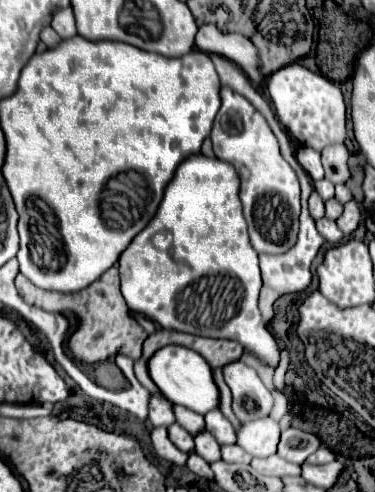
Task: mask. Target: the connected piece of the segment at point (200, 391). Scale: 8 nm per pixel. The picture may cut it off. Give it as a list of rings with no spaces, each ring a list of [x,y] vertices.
[[[164,346],[154,352],[154,356],[148,360],[148,374],[152,382],[160,388],[162,396],[166,396],[170,402],[192,408],[200,414],[206,414],[208,410],[218,406],[218,388],[212,380],[212,370],[208,362],[194,350],[184,346]]]

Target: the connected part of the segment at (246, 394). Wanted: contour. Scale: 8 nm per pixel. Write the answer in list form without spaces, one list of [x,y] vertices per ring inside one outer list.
[[[242,360],[222,366],[224,382],[232,390],[232,410],[240,422],[264,418],[272,410],[272,394],[266,390],[258,374]]]

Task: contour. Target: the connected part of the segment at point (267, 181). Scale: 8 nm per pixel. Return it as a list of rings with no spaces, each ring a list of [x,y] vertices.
[[[230,88],[220,90],[222,96],[222,108],[216,114],[214,126],[210,140],[214,144],[214,154],[216,158],[230,162],[240,178],[239,198],[242,203],[242,210],[246,222],[248,222],[248,232],[250,232],[250,242],[256,252],[272,252],[280,254],[286,252],[294,242],[296,242],[296,232],[298,232],[298,214],[300,214],[300,184],[296,178],[296,172],[290,168],[290,164],[282,158],[278,140],[274,132],[270,130],[268,122],[260,112],[240,94],[232,92]]]

